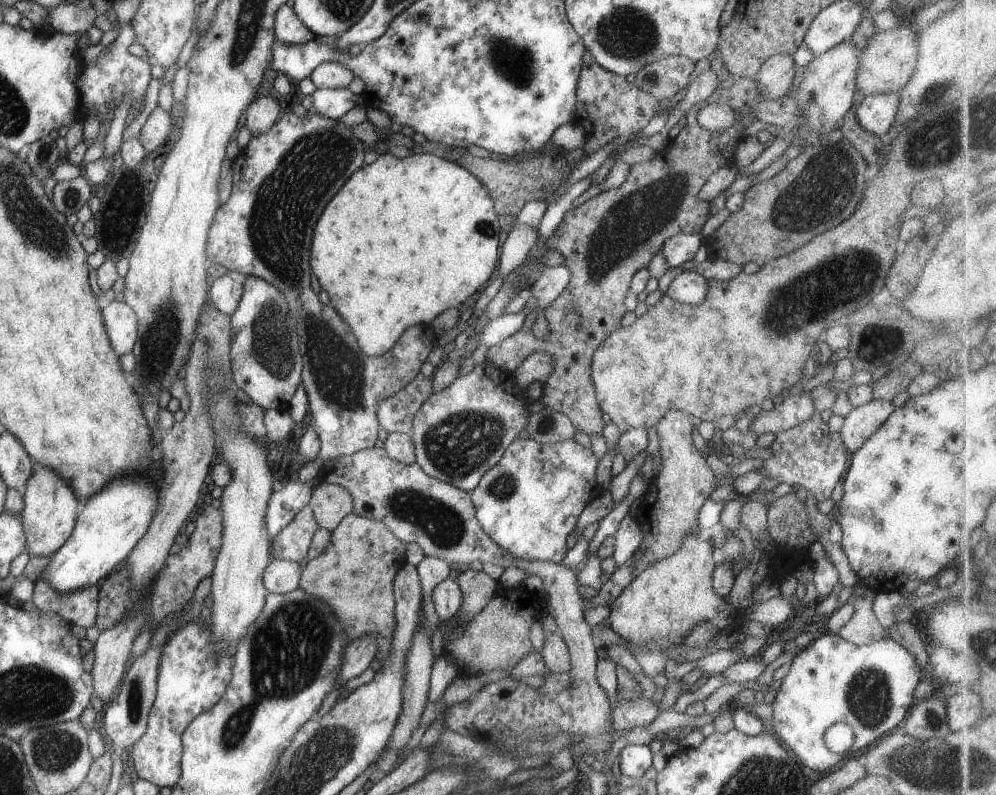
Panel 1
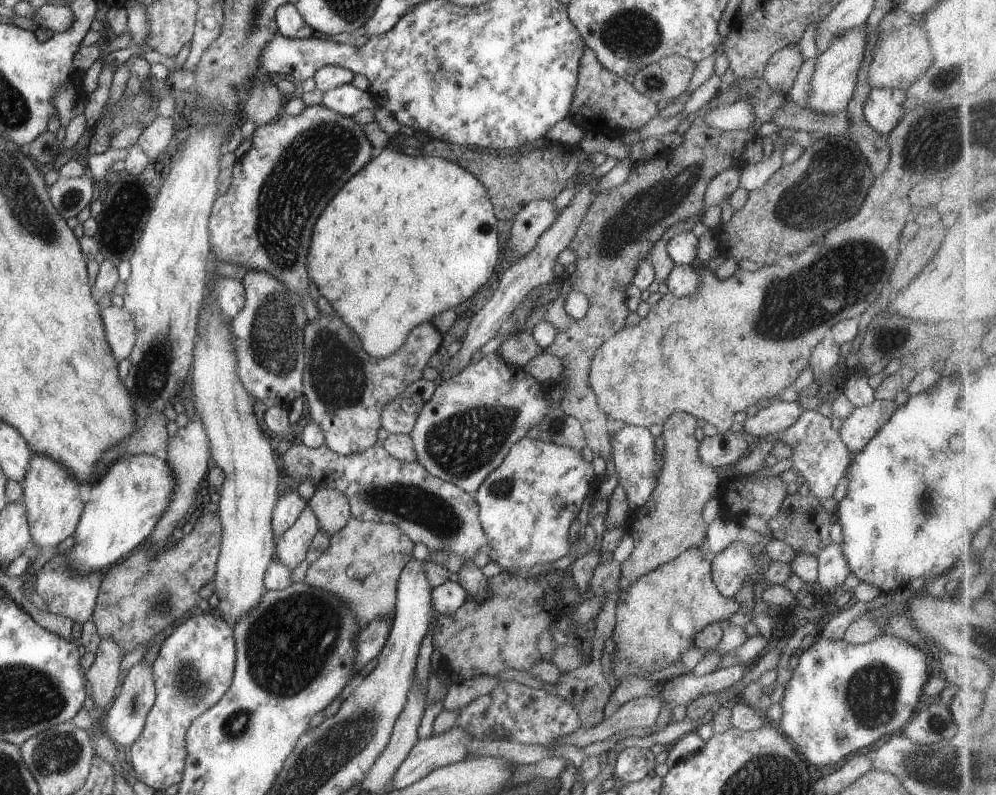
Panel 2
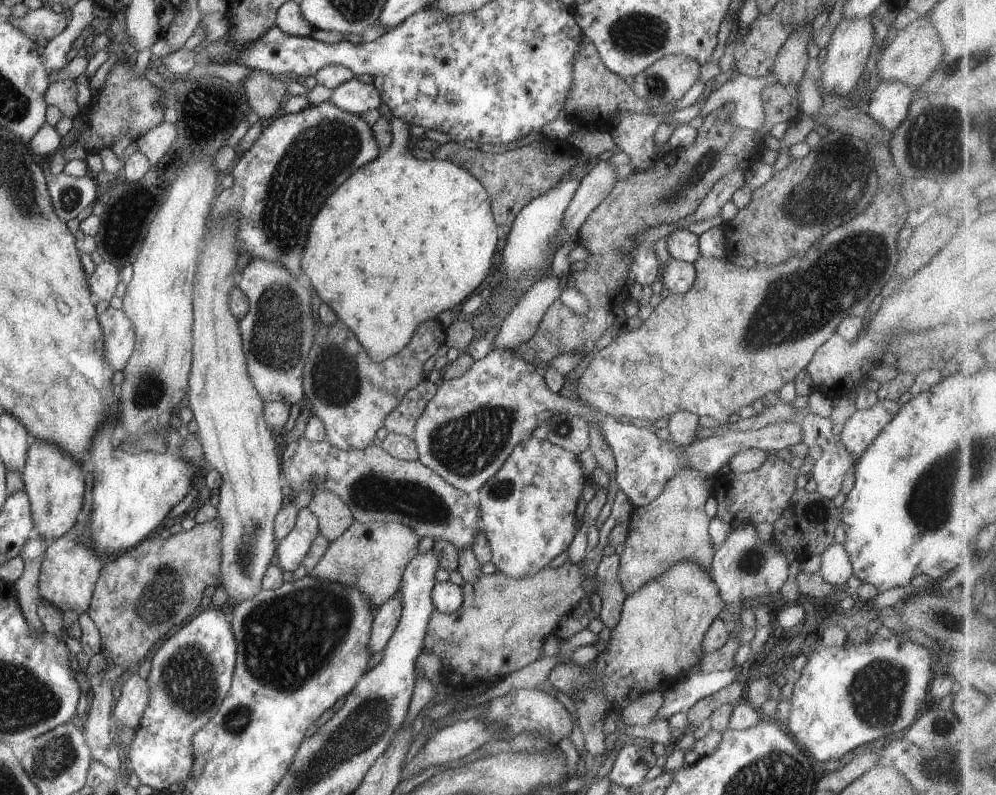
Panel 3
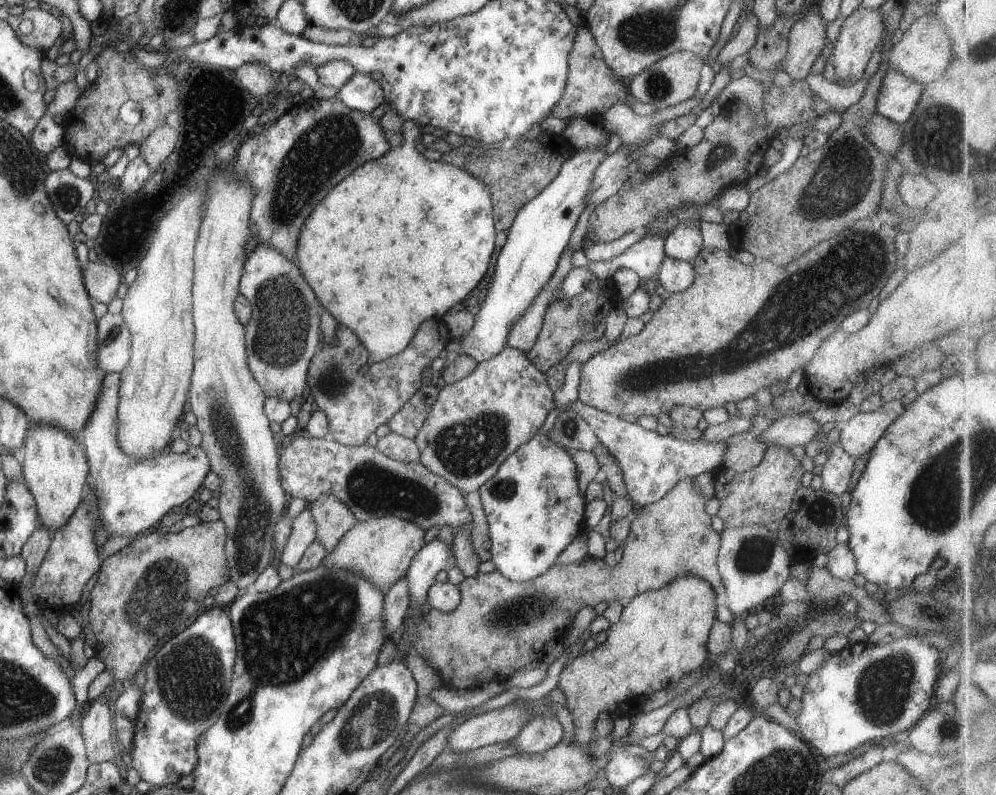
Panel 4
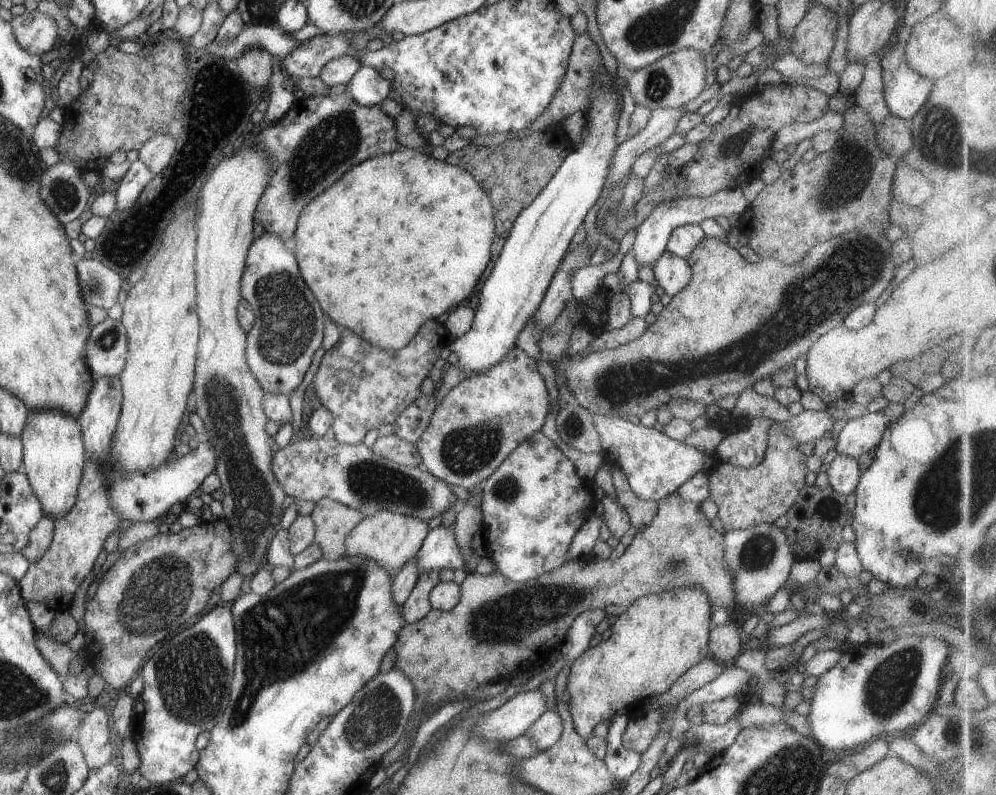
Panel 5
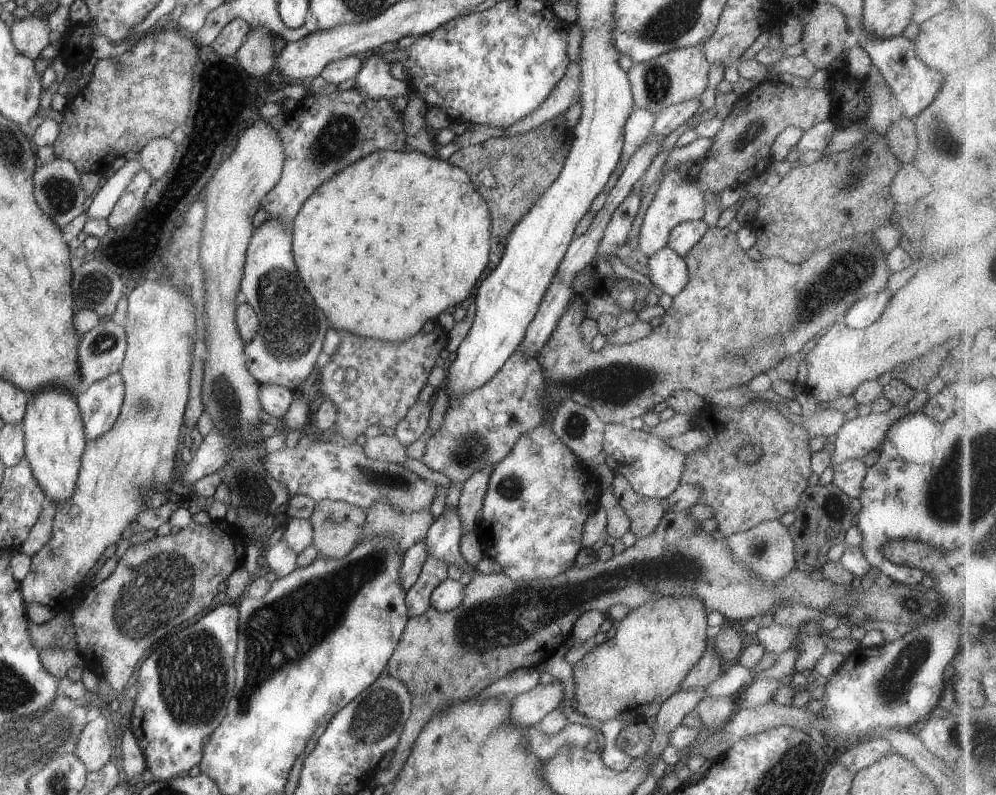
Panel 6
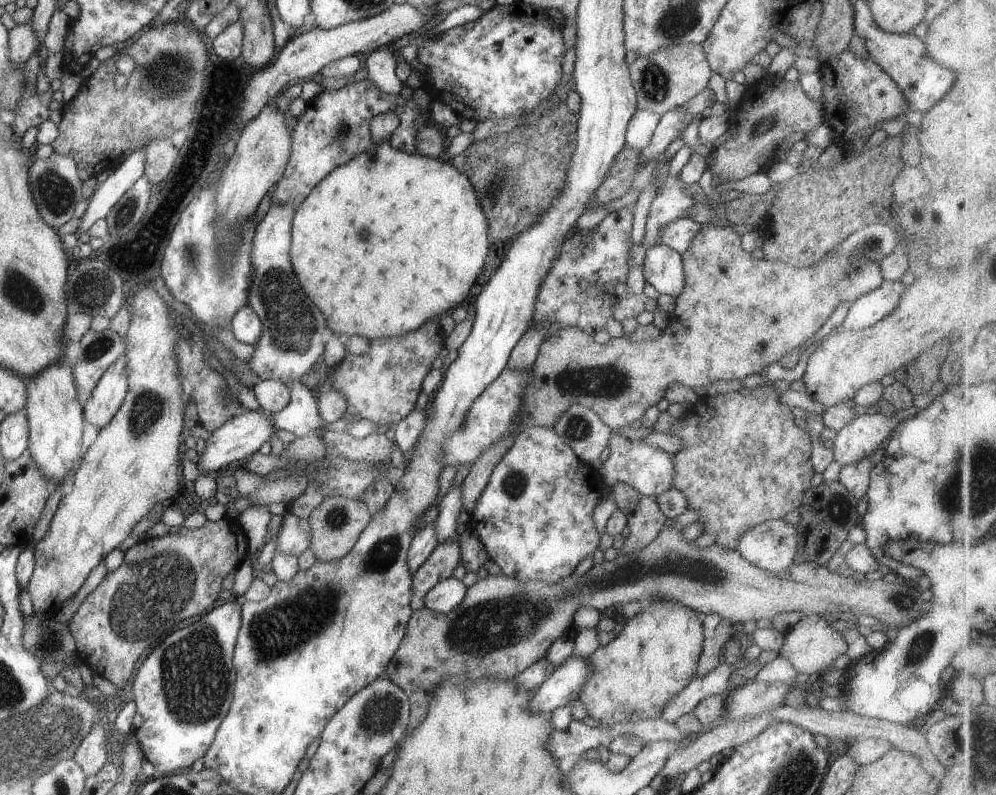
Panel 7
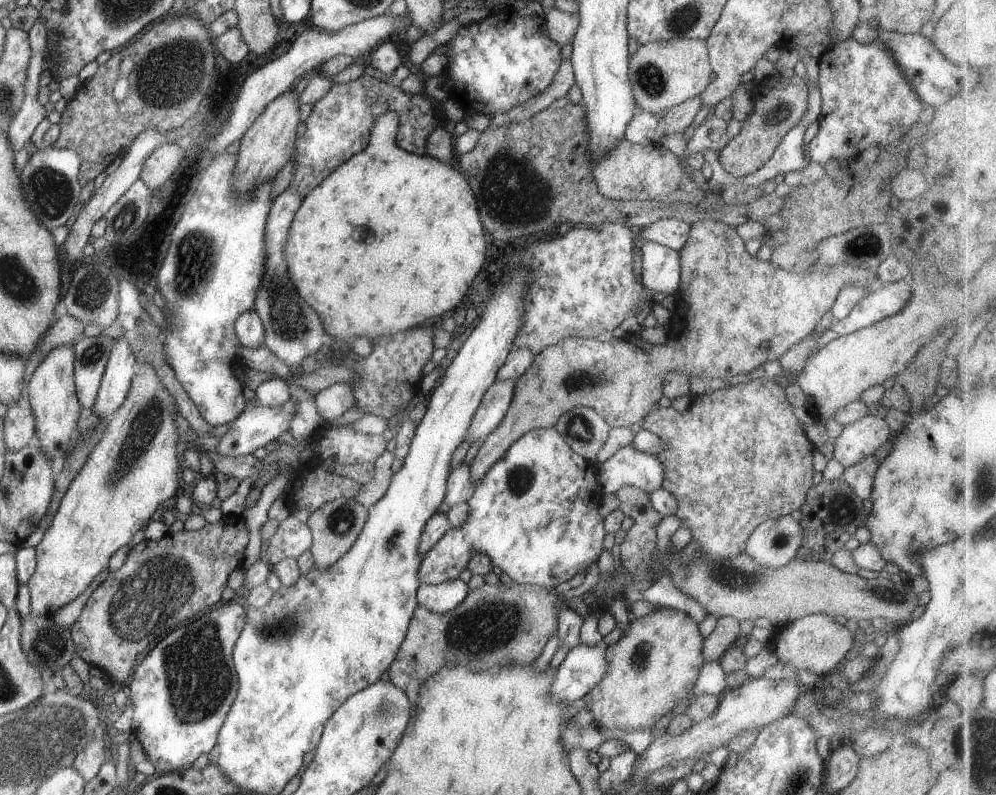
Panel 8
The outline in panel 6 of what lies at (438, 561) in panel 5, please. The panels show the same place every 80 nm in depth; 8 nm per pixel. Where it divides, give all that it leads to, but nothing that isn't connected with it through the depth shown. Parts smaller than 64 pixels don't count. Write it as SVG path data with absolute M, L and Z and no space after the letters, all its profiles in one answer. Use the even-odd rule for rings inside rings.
M445 507L442 514L434 519L425 536L429 557L439 558L448 564L462 565L465 572L474 570L474 567L470 567L462 558L460 552L462 535L463 528L458 509Z

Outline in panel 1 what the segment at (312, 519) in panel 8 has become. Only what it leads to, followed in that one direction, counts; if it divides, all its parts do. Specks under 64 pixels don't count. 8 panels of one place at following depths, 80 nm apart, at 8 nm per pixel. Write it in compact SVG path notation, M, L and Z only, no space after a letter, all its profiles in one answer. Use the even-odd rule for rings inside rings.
M319 481L312 488L309 507L320 527L332 532L342 519L353 512L351 494L340 485Z

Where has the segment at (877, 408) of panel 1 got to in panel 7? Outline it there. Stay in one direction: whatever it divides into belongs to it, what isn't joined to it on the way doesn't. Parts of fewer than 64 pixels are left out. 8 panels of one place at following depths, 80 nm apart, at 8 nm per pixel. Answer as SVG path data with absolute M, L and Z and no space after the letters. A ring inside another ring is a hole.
M906 408L895 412L892 418L886 418L882 413L858 416L837 432L832 444L835 460L843 467L868 459L884 440L891 437L899 422L915 415L916 408Z

